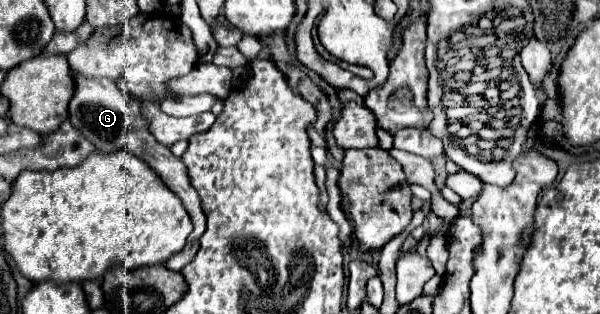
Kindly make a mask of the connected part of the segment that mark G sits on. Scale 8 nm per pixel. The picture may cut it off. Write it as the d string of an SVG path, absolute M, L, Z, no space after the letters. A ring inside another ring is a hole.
M72 72L72 76L74 76L74 96L68 106L72 126L76 126L100 152L116 152L118 148L126 148L126 150L134 152L136 156L140 156L146 164L150 164L158 172L158 176L164 180L164 184L180 196L182 204L186 206L188 214L192 216L194 230L190 232L190 236L186 240L186 248L182 248L182 252L176 252L174 256L170 256L170 260L166 260L166 264L164 264L166 268L180 272L196 256L196 252L200 248L200 236L204 234L204 228L206 228L206 216L200 206L200 196L188 180L184 162L180 158L176 158L170 148L166 148L154 136L150 136L150 132L146 130L146 124L140 116L138 98L134 98L126 90L122 90L118 84L114 84L106 78L86 78L86 76L78 76L76 72Z

